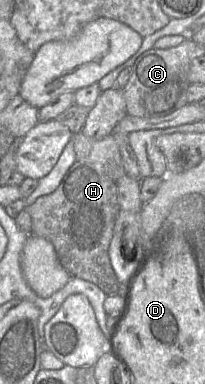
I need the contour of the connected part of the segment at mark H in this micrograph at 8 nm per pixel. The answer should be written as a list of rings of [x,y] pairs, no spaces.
[[[76,160],[57,189],[25,208],[32,220],[31,234],[52,243],[60,264],[71,276],[97,285],[107,296],[120,293],[120,283],[109,258],[109,246],[119,212],[118,189],[100,166]]]

